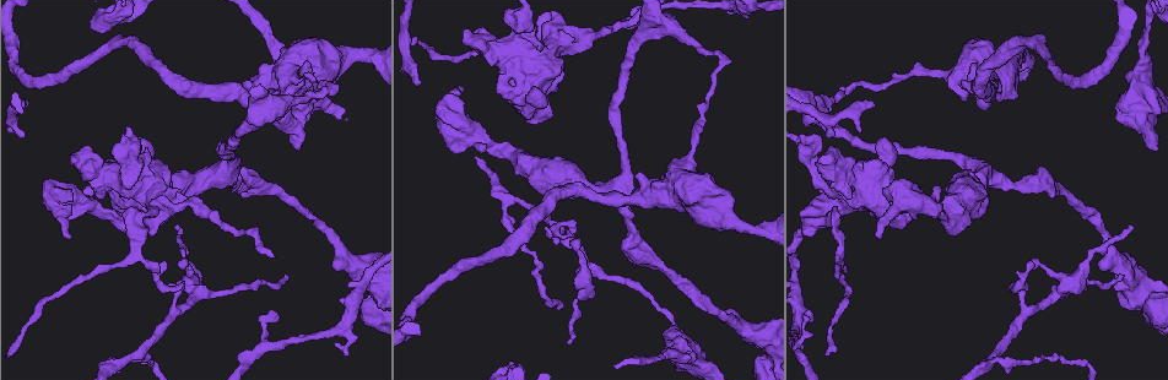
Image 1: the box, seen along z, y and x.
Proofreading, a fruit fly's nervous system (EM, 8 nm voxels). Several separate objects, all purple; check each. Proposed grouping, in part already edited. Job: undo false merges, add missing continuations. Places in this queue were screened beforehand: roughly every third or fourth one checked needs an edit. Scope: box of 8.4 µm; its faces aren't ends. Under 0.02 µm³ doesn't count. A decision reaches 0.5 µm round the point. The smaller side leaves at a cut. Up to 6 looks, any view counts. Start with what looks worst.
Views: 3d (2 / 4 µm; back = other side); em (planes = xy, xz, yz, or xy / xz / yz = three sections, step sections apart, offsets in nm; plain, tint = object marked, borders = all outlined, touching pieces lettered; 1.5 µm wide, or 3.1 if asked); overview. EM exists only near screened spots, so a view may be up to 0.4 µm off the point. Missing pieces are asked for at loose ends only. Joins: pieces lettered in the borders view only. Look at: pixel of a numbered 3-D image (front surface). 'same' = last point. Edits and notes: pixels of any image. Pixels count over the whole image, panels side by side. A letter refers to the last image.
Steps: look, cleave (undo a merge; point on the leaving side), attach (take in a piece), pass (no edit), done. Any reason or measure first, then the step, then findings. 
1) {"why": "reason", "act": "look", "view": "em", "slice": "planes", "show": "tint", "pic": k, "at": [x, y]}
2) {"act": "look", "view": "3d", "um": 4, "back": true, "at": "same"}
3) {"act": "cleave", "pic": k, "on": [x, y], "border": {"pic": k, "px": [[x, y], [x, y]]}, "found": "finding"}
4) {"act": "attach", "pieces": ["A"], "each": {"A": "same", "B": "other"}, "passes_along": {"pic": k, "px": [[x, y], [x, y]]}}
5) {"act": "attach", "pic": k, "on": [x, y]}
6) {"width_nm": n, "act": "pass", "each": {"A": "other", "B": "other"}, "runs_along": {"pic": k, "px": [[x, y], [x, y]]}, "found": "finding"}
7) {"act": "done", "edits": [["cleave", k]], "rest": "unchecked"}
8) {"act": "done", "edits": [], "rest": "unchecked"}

{"why": "tapers out", "act": "look", "view": "3d", "um": 2, "pic": 1, "at": [185, 262]}

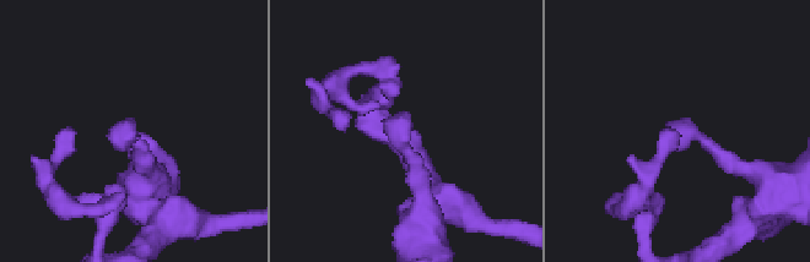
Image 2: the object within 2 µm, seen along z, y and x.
{"why": "shape alone is not enough", "act": "look", "view": "em", "slice": "planes", "show": "tint", "pic": 2, "at": [409, 113]}

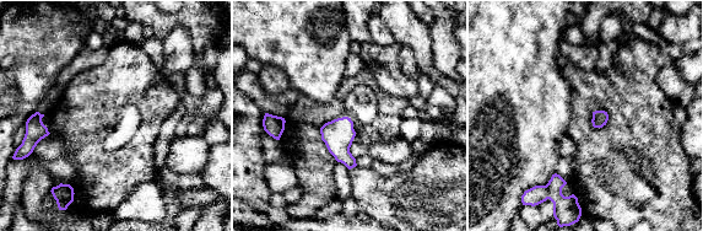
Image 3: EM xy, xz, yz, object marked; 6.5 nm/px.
{"act": "look", "view": "em", "slice": "planes", "show": "borders", "at": "same"}

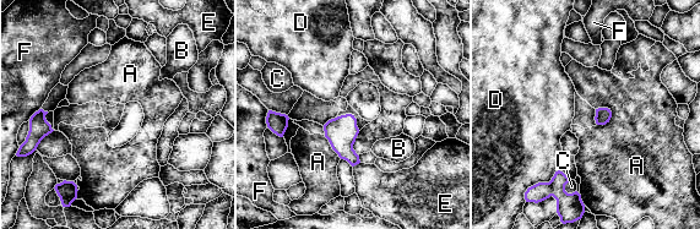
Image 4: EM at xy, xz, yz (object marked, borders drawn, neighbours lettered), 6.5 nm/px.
{"act": "pass", "each": {"A": "other", "B": "other", "C": "other", "D": "other", "E": "other", "F": "other"}, "found": "no lettered piece goes on from it"}

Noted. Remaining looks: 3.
{"act": "look", "view": "em", "slice": "xz", "step": 8, "show": "plain", "pic": 1, "at": [72, 162]}

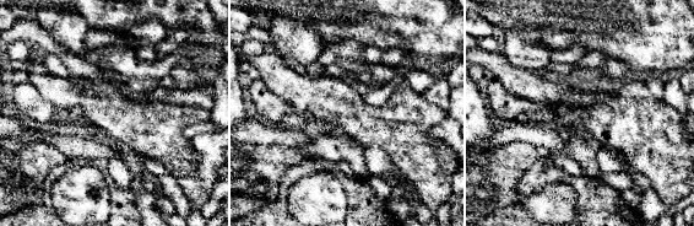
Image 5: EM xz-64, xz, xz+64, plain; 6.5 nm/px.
{"why": "see the neighbours", "act": "look", "view": "em", "slice": "xz", "step": 8, "show": "borders", "at": "same"}

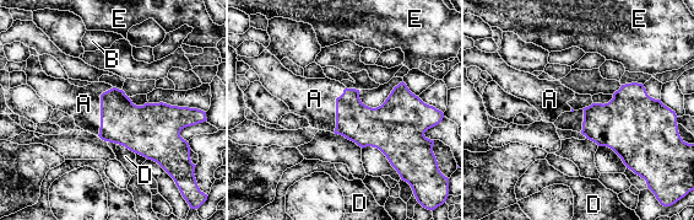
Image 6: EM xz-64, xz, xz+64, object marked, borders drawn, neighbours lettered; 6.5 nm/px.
{"act": "attach", "pieces": ["A"], "each": {"A": "same", "B": "other", "D": "other", "E": "other"}, "found": "it goes on there"}

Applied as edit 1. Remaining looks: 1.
{"act": "done", "edits": [["attach", 6]], "rest": "unchecked"}

